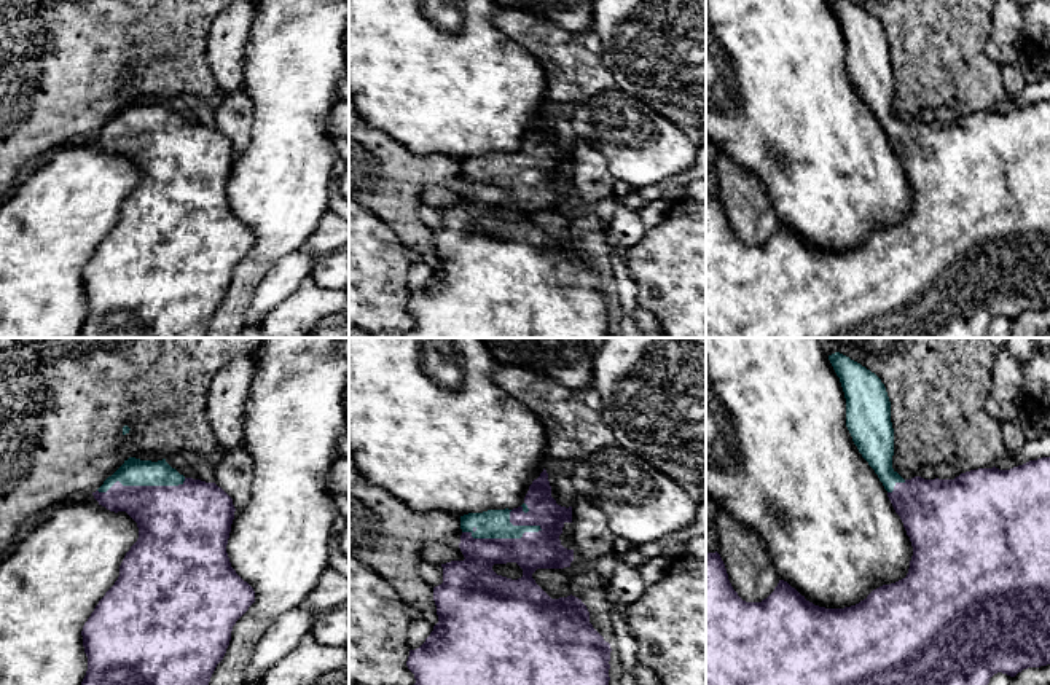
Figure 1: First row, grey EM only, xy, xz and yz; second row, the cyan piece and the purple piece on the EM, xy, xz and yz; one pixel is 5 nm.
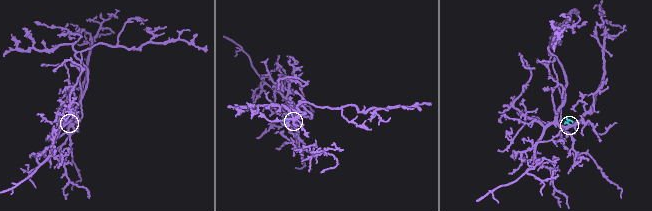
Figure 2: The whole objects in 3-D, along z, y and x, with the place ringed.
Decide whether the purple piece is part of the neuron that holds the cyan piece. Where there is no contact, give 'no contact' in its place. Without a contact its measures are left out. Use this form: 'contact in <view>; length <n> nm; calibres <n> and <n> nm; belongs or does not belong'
contact in xz; length 400 nm; calibres 140 and 200 nm; belongs

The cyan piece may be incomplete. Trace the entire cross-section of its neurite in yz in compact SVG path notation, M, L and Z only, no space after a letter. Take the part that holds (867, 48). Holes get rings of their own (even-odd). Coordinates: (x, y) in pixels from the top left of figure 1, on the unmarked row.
M829 0L846 41L846 70L862 100L875 113L900 159L913 190L905 221L873 233L864 244L844 252L825 252L806 244L787 225L779 223L762 245L746 245L733 233L720 198L706 196L706 338L986 338L989 322L997 317L1015 320L1028 311L1050 307L1050 100L1029 104L1010 113L978 112L954 123L903 123L892 112L894 72L891 45L881 22L849 0Z

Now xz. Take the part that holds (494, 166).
M543 112L540 119L532 124L529 134L524 140L524 147L513 153L488 153L483 156L468 156L460 159L460 186L459 191L464 198L464 204L451 204L441 207L443 210L443 226L433 231L433 244L437 249L438 266L433 274L425 282L425 285L416 292L409 293L406 304L408 312L414 317L416 327L403 338L607 338L609 336L609 312L610 312L610 287L593 271L590 266L590 255L582 242L575 239L551 242L532 221L537 212L564 212L570 210L574 204L574 193L567 193L561 188L559 178L566 166L572 166L572 150L566 151L556 147L551 140L551 129L548 124L548 116ZM516 206L523 212L523 220L511 223L497 218L492 213L494 207Z

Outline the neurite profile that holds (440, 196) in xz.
M427 185L421 194L421 201L427 207L446 207L451 204L464 204L459 188L448 188L441 185Z

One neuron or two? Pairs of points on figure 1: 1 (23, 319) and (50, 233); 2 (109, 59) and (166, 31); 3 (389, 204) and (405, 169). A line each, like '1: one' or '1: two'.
1: one
2: one
3: one

